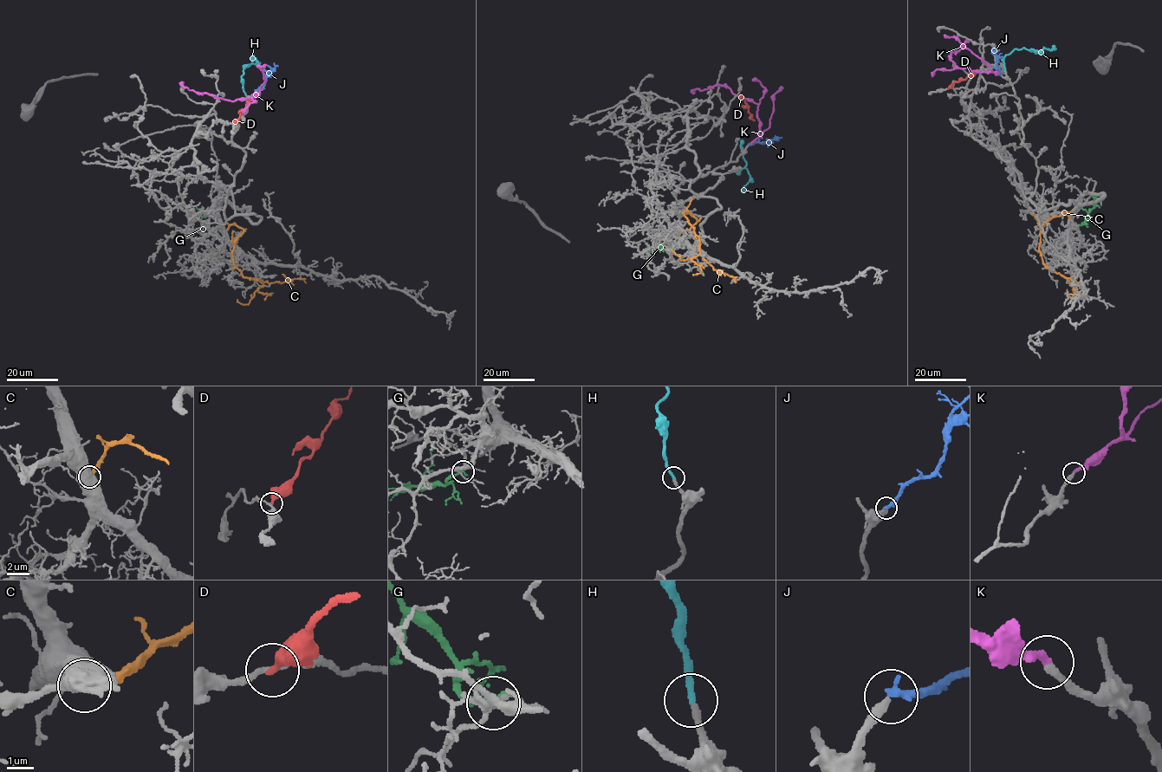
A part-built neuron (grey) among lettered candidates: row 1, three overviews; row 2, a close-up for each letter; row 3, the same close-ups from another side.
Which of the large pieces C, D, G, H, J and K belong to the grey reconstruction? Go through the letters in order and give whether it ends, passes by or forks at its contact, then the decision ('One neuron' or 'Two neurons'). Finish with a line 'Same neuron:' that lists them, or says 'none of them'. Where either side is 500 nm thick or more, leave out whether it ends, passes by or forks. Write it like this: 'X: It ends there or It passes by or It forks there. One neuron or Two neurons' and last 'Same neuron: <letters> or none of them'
C: It ends there. Two neurons
D: It ends there. Two neurons
G: It ends there. One neuron
H: It ends there. One neuron
J: It ends there. Two neurons
K: It ends there. One neuron
Same neuron: G, H, K

